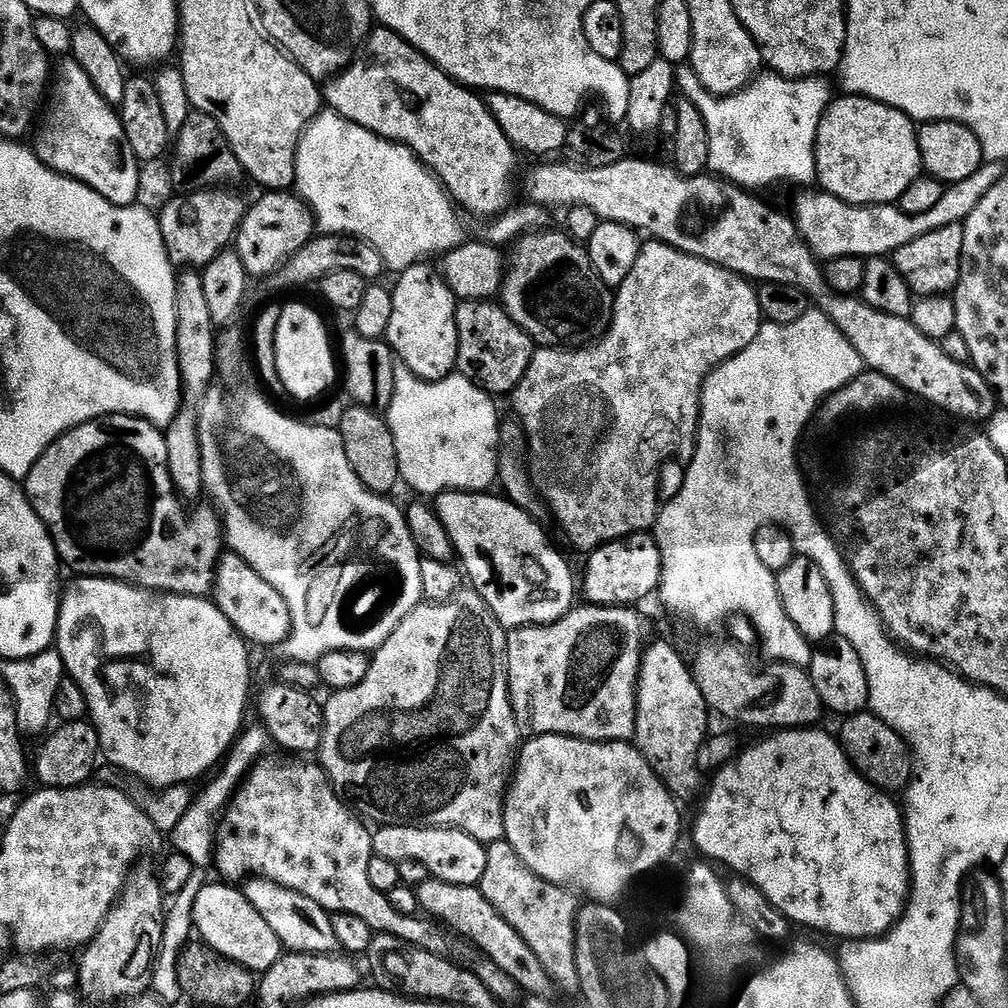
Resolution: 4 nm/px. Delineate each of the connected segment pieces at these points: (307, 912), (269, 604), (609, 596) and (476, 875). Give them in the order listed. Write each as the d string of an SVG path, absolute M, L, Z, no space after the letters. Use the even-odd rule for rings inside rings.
M252 878L243 885L244 897L266 918L270 930L278 934L281 945L289 952L336 952L340 948L338 938L334 938L332 917L326 909L318 906L306 894L298 894L289 888L278 886L269 880Z
M235 554L220 557L220 564L216 567L214 603L249 645L261 644L264 648L283 645L292 629L290 610L282 594L278 594L278 590L274 590L274 586L270 586L270 582L266 582L258 570Z
M635 532L621 540L612 540L595 548L587 557L588 565L582 576L582 596L589 605L614 608L636 606L639 600L655 593L662 578L662 554L656 544L655 535L648 532Z
M385 824L372 832L372 850L375 855L390 858L397 862L413 860L425 868L429 877L436 877L442 882L454 882L458 886L479 885L482 873L486 870L486 847L470 834L460 832L456 828L415 828L401 824Z

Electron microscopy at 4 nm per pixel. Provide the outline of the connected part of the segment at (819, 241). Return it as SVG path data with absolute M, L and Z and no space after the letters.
M986 162L981 168L974 170L970 178L945 187L942 198L930 210L926 210L926 214L906 214L896 204L847 204L823 190L804 190L796 200L794 221L800 229L801 238L821 261L847 256L888 258L902 246L914 242L914 238L922 238L922 234L942 230L942 226L963 224L974 206L978 206L978 202L988 193L990 186L998 182L1001 171L999 163Z

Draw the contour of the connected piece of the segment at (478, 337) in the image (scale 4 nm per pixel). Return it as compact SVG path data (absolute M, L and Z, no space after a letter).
M461 300L456 305L458 358L456 368L472 384L493 397L507 397L522 382L534 345L528 333L514 322L499 303L487 300Z

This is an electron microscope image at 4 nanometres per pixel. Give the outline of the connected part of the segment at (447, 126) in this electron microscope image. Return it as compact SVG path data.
M383 26L373 27L368 33L368 38L364 42L364 47L360 49L355 60L344 69L343 72L331 77L323 85L322 100L331 111L338 113L342 118L346 118L350 122L354 122L358 126L362 126L366 130L370 130L374 134L378 134L382 138L392 140L396 144L404 144L407 148L411 148L412 153L428 167L431 172L436 173L436 177L440 179L440 183L444 185L444 189L448 191L449 196L465 213L469 212L472 216L484 216L483 218L495 218L501 213L507 212L513 207L512 201L512 179L516 176L516 157L518 151L508 140L506 134L503 133L502 127L493 118L491 110L485 104L485 101L477 95L473 89L466 88L462 84L456 83L451 76L447 76L436 63L427 56L423 56L413 44L407 42L399 36L397 32L391 32Z

